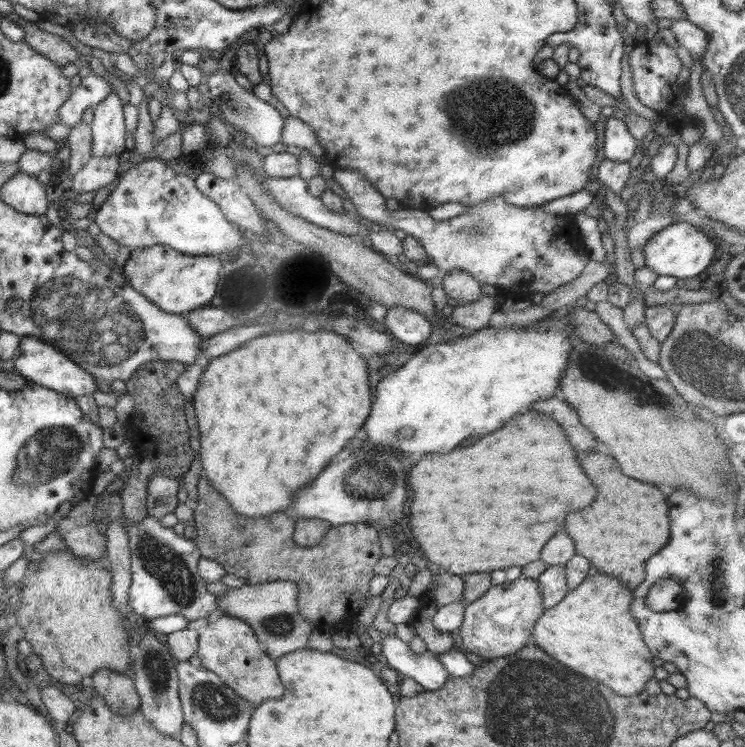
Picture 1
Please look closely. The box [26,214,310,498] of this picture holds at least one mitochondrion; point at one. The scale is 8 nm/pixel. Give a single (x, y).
(87, 312)

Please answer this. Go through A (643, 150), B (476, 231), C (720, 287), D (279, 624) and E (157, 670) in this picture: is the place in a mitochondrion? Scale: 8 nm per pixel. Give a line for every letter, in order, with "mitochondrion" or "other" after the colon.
A: other
B: mitochondrion
C: other
D: mitochondrion
E: mitochondrion

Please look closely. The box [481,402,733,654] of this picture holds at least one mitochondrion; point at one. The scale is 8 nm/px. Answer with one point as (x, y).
(718, 592)

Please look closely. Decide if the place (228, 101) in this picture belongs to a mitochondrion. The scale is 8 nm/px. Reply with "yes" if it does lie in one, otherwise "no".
yes

